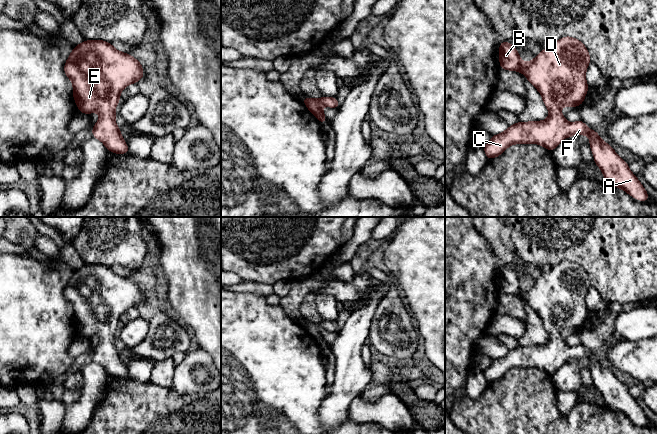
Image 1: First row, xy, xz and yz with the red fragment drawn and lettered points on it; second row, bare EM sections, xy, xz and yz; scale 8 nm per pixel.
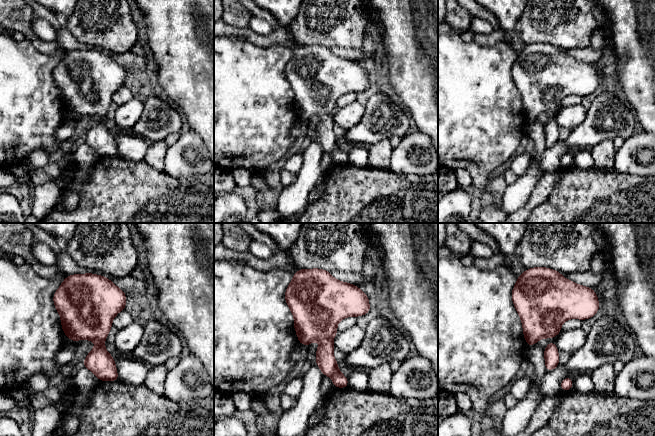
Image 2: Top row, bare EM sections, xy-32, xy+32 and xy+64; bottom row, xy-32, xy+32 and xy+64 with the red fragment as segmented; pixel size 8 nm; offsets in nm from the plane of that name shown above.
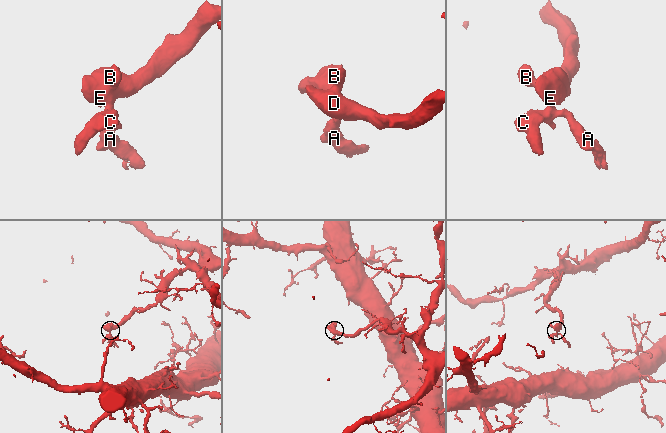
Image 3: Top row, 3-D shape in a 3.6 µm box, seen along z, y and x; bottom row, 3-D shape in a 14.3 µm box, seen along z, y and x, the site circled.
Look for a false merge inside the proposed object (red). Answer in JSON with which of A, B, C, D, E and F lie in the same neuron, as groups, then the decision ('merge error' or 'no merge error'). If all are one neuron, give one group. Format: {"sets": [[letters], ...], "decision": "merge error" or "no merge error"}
{"sets": [["A", "B", "C", "D", "E", "F"]], "decision": "no merge error"}

